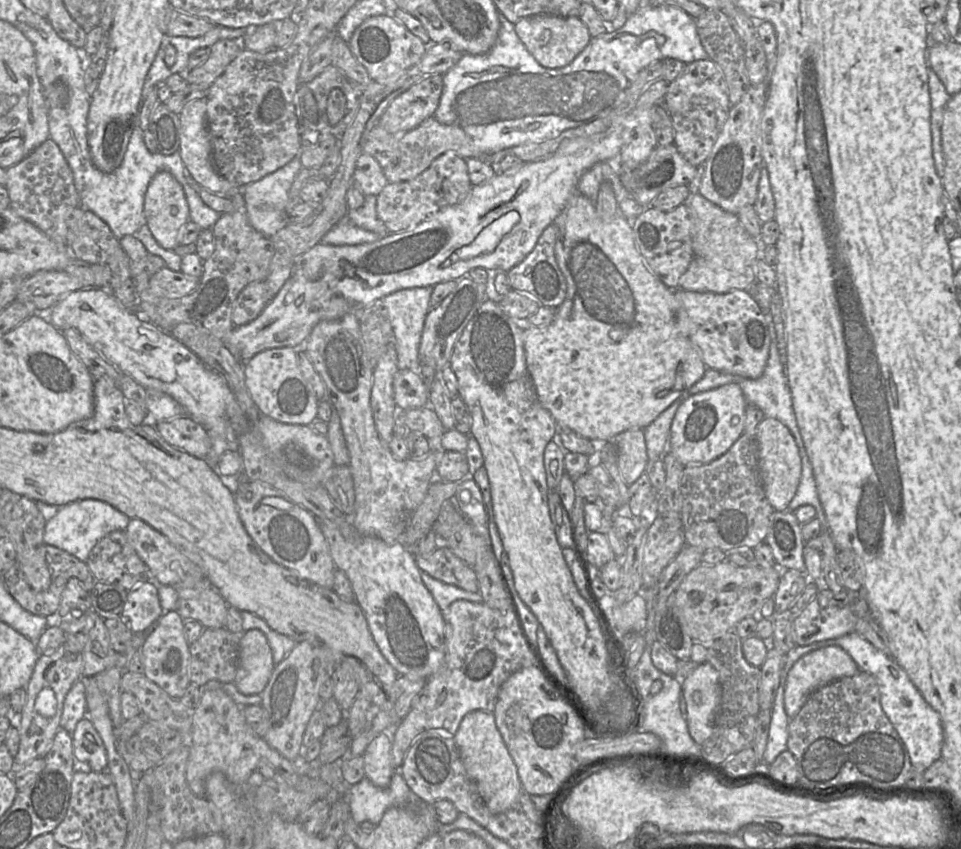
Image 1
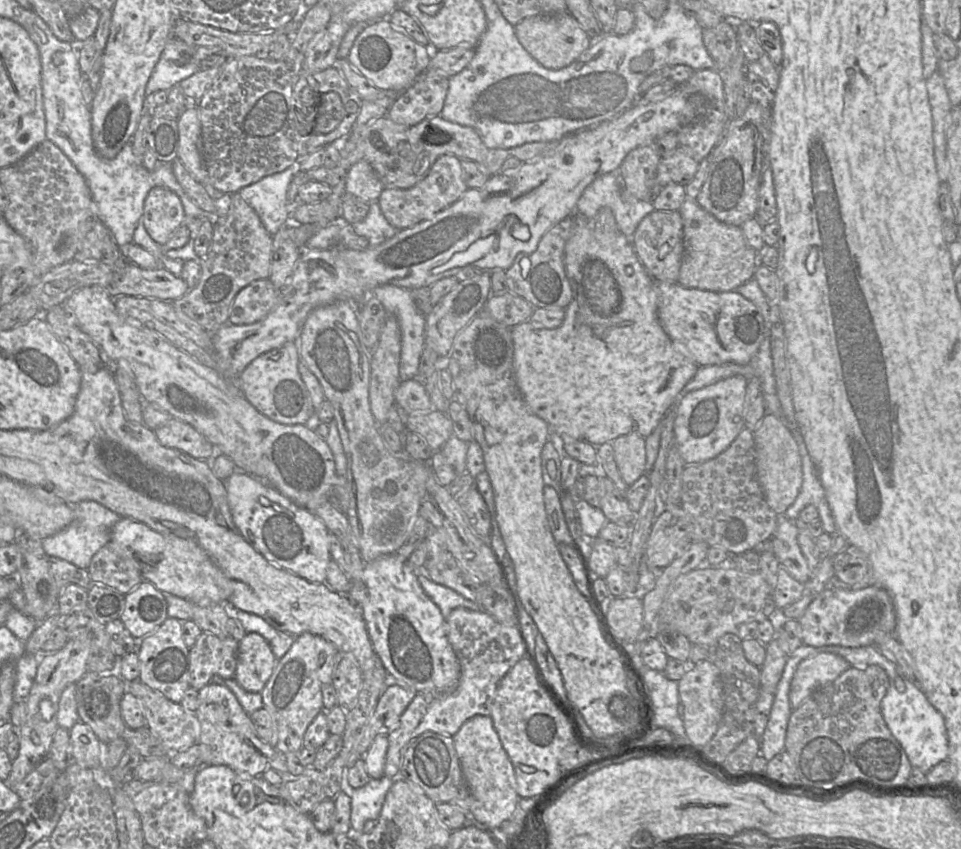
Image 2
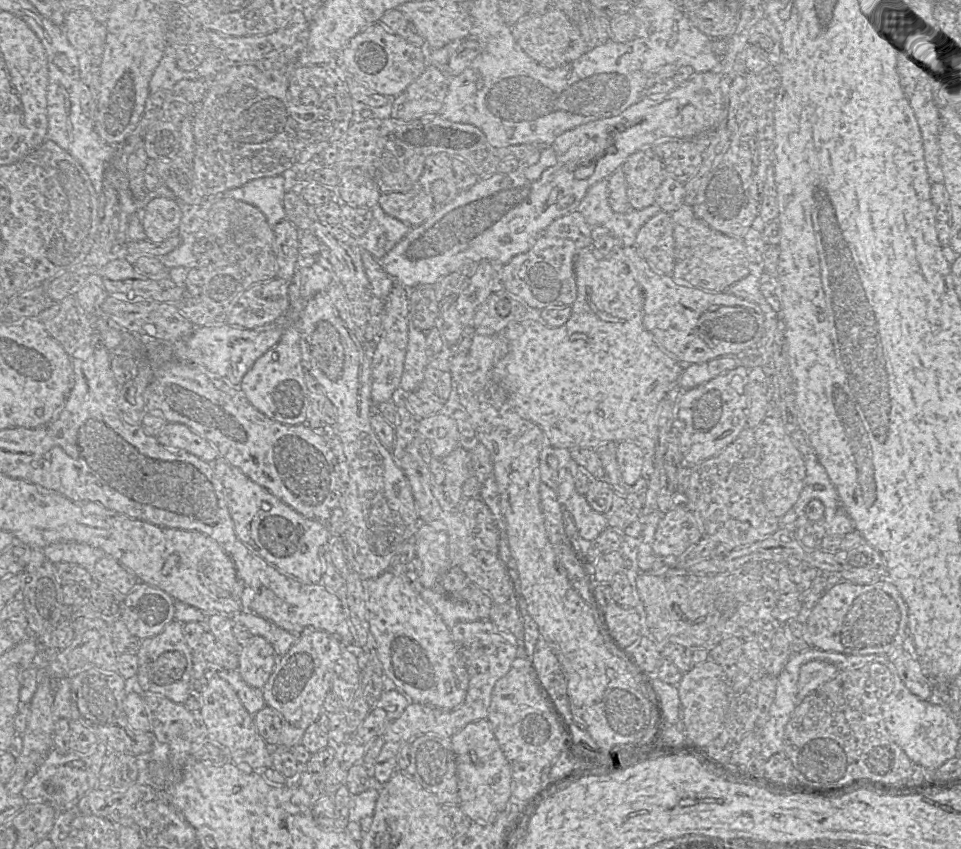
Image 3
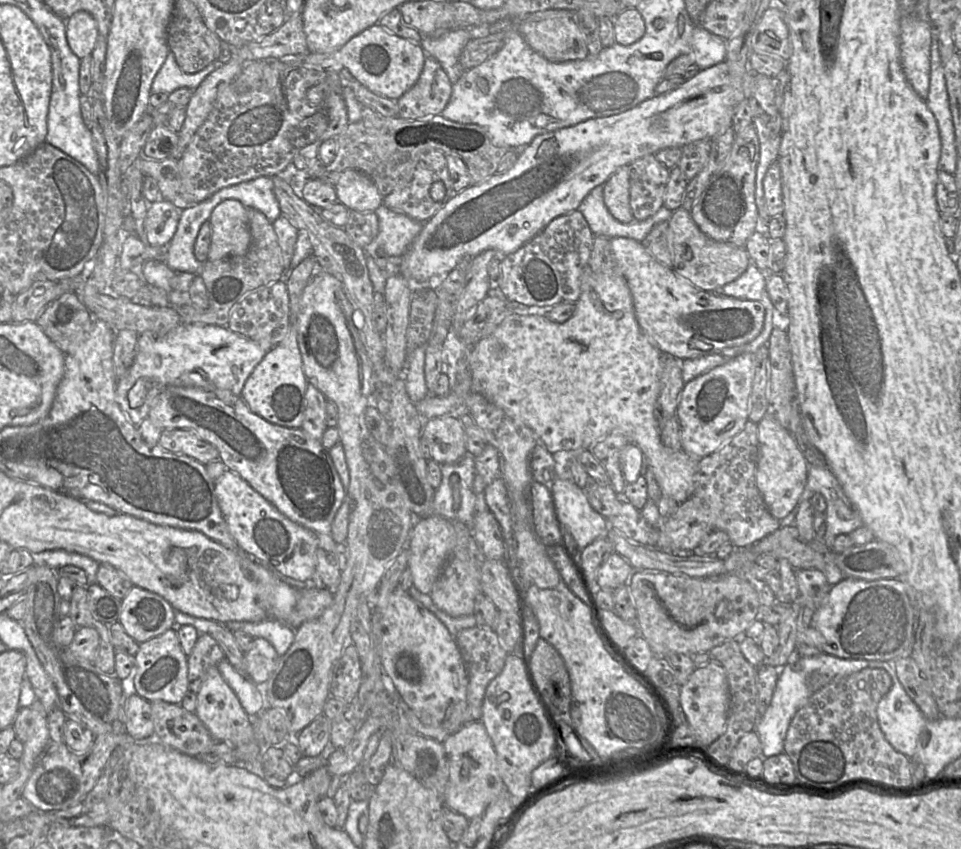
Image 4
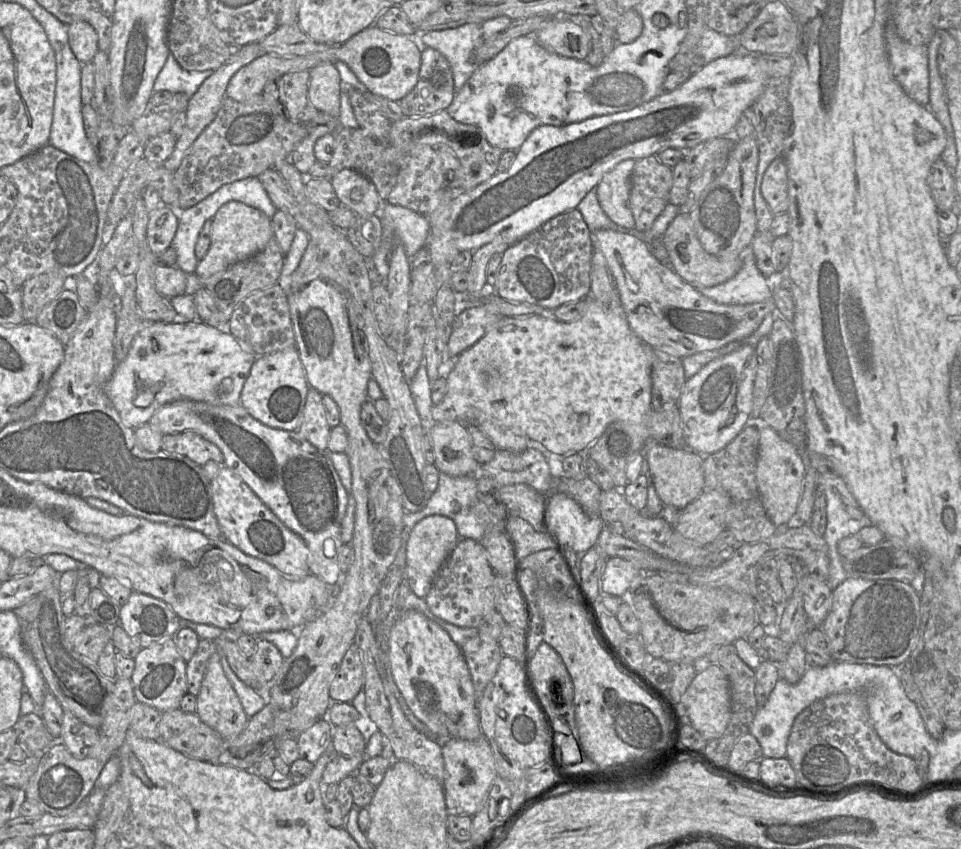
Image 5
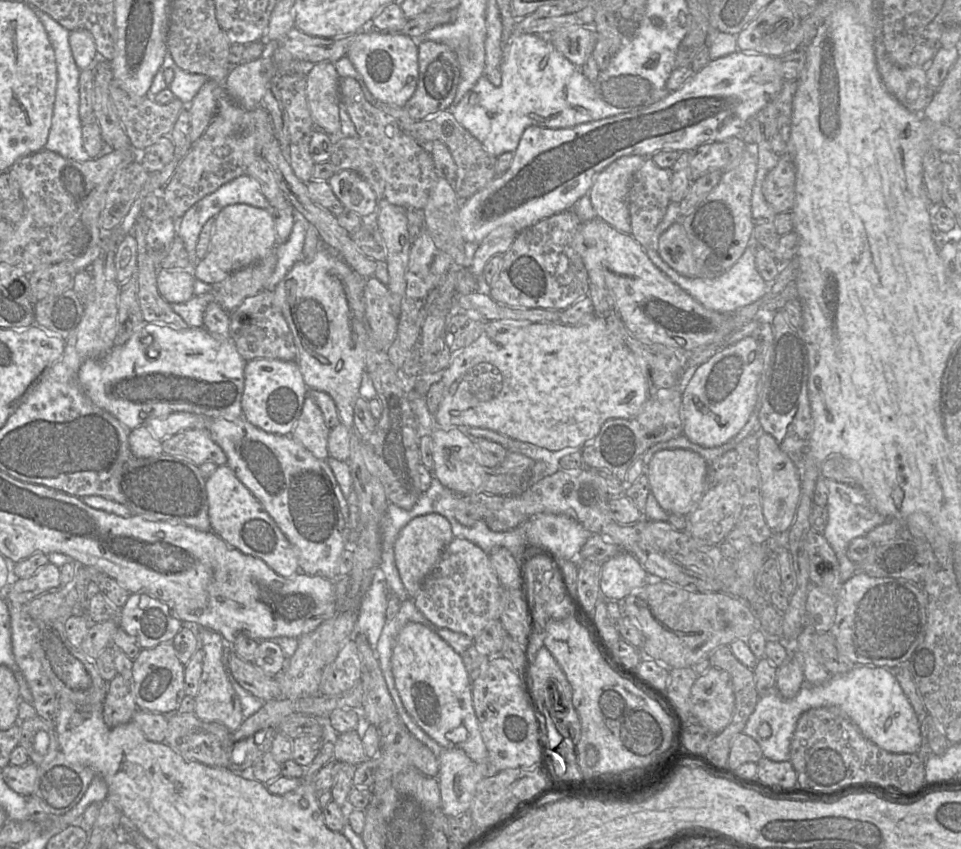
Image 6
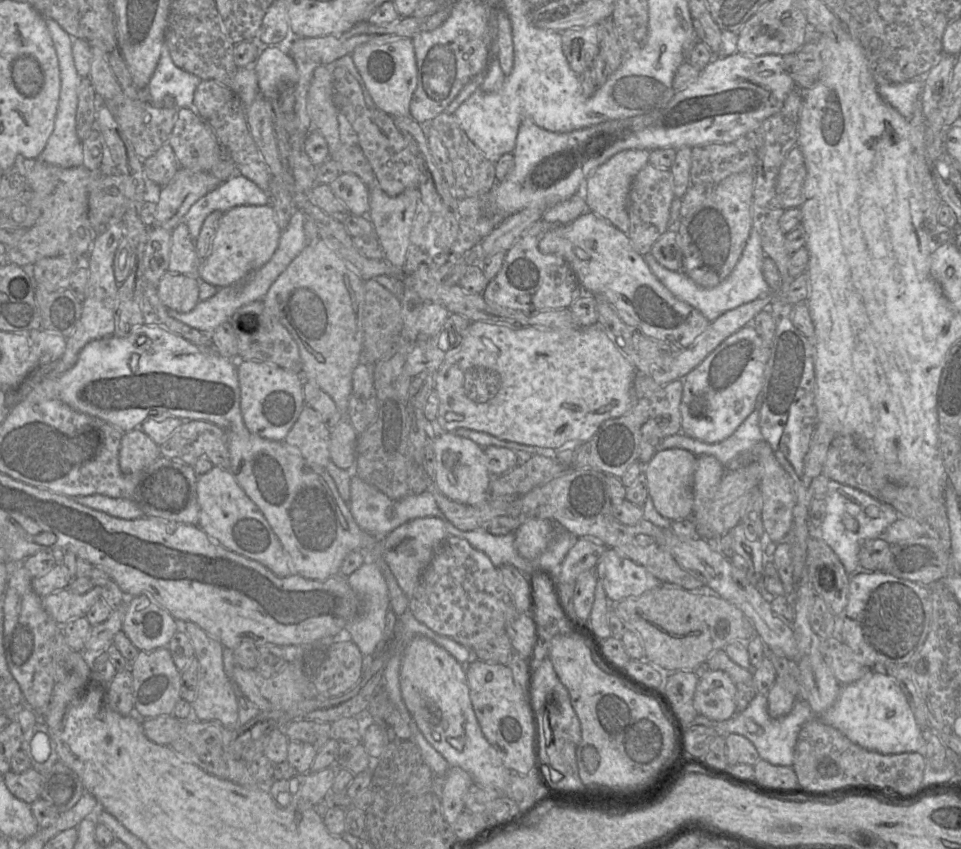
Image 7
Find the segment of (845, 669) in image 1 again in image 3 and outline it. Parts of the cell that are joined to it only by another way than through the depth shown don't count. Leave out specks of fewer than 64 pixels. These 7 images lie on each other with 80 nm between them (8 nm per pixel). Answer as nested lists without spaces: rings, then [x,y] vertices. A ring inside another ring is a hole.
[[[812,660],[802,665],[797,684],[798,702],[817,690],[821,685],[835,678],[838,674],[835,665],[820,660]]]

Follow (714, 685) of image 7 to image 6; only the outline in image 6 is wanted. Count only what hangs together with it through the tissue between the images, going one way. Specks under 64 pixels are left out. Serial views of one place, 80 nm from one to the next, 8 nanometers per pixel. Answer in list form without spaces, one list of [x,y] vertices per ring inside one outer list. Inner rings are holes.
[[[710,666],[691,687],[692,720],[717,735],[730,724],[734,708],[735,696],[730,675]]]

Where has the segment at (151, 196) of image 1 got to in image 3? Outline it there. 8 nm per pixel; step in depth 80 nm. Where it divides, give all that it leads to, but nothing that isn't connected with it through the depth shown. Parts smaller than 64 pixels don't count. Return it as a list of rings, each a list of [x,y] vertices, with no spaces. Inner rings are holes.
[[[162,196],[150,199],[141,212],[146,240],[162,242],[176,234],[181,218],[181,206],[175,200]]]

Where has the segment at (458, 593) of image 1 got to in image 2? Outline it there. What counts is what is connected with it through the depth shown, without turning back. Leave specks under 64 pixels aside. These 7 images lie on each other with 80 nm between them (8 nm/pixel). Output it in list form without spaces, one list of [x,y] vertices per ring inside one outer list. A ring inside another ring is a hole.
[[[427,574],[418,576],[418,581],[427,596],[439,607],[443,617],[448,618],[452,610],[463,607],[472,611],[486,612],[482,605],[474,603],[454,590],[432,581]]]

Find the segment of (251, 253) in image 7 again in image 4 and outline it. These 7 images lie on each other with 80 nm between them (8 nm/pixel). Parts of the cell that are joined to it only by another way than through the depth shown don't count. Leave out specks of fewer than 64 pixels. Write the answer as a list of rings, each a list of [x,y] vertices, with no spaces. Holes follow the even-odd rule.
[[[238,200],[219,203],[210,216],[211,244],[207,260],[244,255],[251,245],[248,209]]]

